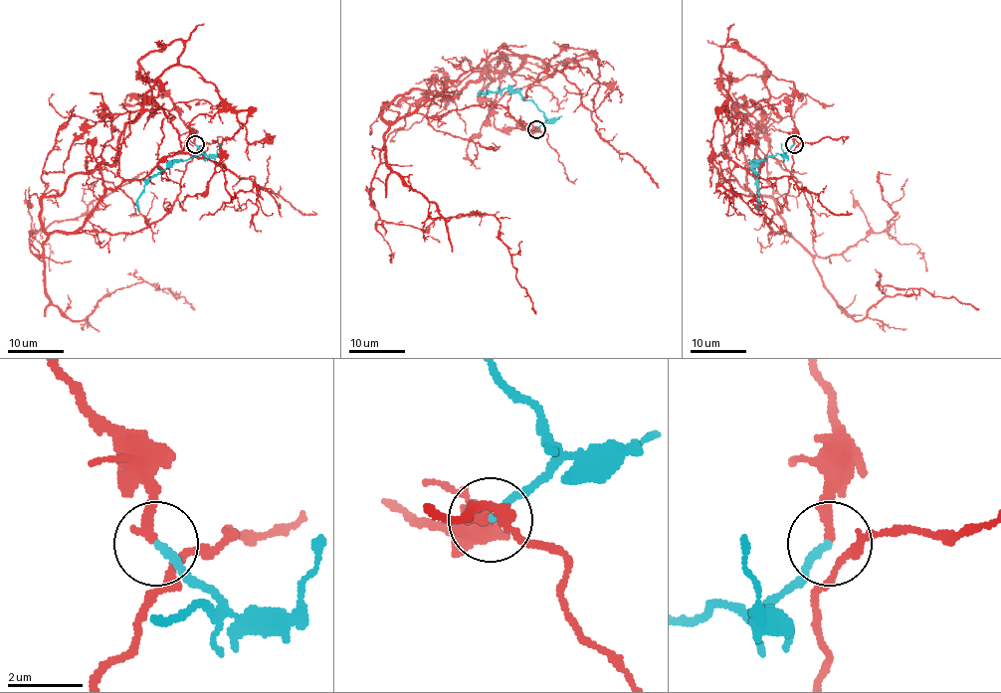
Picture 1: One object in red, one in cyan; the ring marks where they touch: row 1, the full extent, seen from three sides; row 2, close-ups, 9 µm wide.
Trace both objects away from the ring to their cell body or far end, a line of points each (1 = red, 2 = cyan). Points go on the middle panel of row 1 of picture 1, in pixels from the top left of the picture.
1: (536, 129), (499, 129), (482, 101), (499, 74), (464, 59), (385, 135), (447, 220), (494, 215), (535, 313)
2: (536, 129), (545, 121), (544, 114), (529, 99), (524, 99), (507, 88), (481, 94), (478, 89)

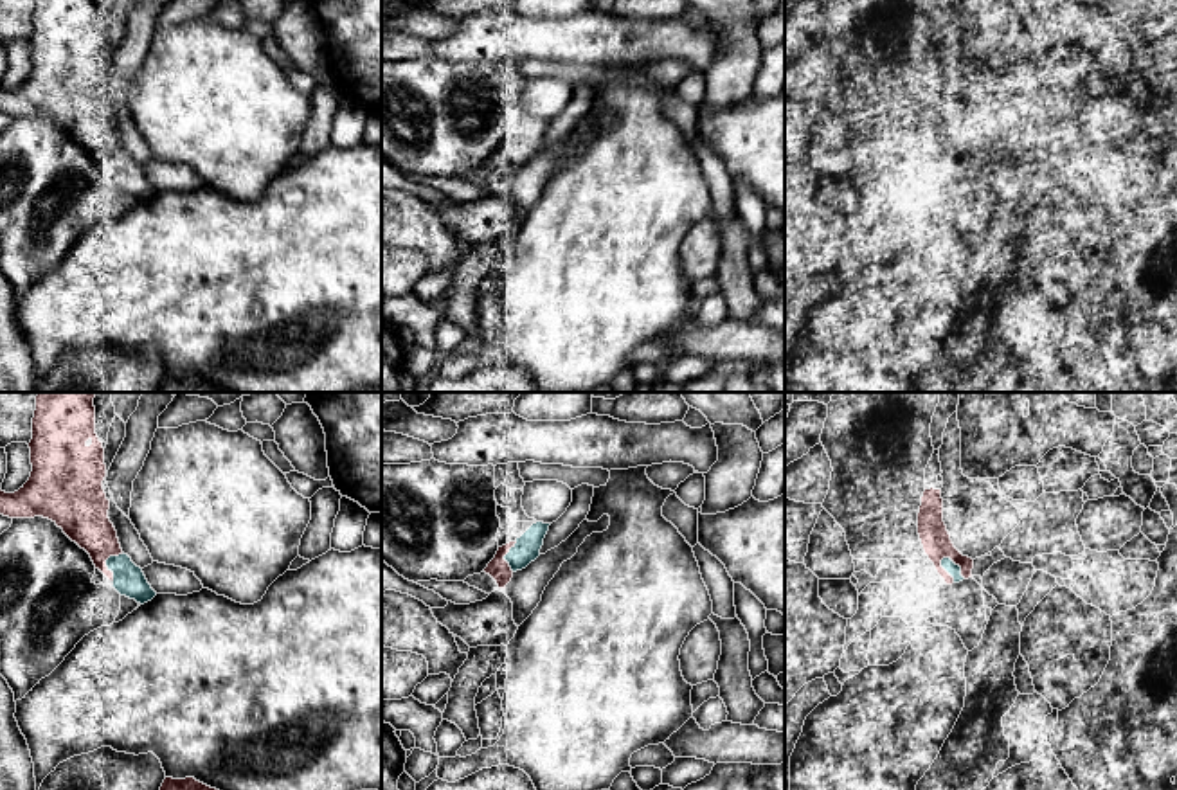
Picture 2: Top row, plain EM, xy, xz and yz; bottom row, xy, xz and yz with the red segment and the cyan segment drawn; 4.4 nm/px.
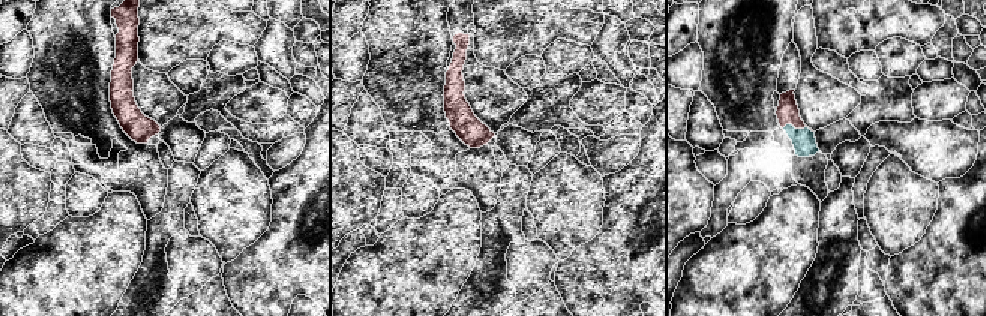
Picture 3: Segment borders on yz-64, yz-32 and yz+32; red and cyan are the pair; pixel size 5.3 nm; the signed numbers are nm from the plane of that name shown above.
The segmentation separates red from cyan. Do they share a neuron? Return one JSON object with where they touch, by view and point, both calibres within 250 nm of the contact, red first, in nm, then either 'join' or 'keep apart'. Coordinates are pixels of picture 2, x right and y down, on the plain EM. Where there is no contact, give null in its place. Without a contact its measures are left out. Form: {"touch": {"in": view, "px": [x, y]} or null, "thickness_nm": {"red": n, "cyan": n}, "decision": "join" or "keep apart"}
{"touch": {"in": "yz", "px": [956, 161]}, "thickness_nm": {"red": 130, "cyan": 60}, "decision": "keep apart"}

